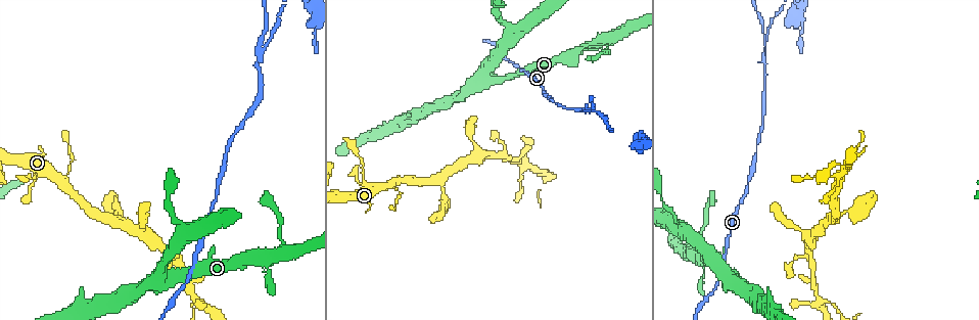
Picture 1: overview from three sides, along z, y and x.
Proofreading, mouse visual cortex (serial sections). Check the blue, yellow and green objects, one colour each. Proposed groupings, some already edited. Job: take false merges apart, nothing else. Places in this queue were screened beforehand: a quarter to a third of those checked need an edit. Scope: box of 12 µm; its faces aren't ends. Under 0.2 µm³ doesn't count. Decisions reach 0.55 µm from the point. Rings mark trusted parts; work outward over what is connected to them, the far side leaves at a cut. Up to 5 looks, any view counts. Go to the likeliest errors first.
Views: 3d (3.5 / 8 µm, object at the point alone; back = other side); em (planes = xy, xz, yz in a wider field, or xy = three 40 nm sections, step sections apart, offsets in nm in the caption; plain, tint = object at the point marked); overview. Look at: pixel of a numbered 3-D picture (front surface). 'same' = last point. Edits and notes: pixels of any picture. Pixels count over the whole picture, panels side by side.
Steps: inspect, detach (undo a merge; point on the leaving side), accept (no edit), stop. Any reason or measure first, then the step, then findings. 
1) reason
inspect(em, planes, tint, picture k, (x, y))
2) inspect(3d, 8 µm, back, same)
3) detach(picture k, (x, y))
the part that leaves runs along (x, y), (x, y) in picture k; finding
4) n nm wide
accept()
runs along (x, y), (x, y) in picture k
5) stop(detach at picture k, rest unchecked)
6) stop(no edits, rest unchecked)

three-way junction
inspect(3d, 3.5 µm, picture 1, (763, 51))

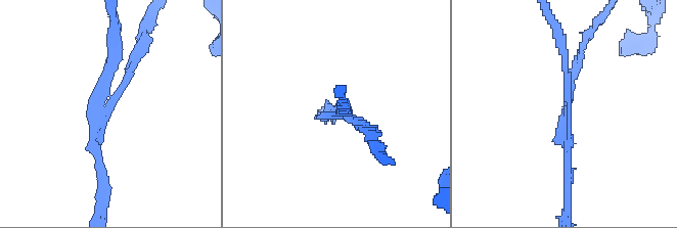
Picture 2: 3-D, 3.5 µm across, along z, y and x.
3 arms; arms of 100, 150, 150 nm
inspect(em, planes, tint, picture 2, (567, 109))

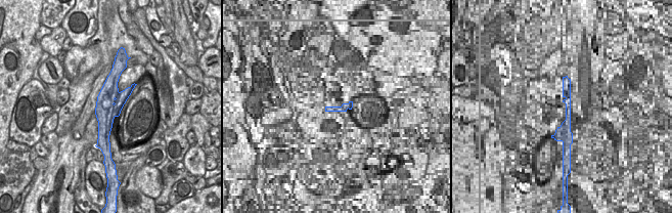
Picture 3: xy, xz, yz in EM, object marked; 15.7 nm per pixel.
detach(picture 2, (577, 59))
the part that leaves runs along (105, 107), (128, 73), (146, 26) in picture 2; two cells meet here

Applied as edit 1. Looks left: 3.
inspect(overview)

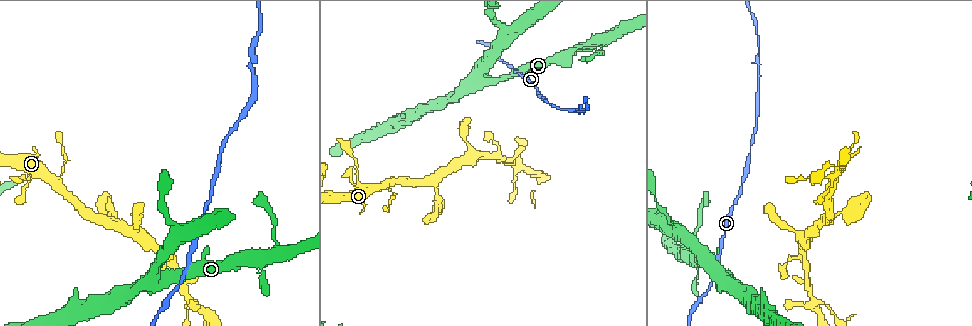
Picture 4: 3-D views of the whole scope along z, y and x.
inspect(3d, 3.5 µm, picture 4, (516, 167))

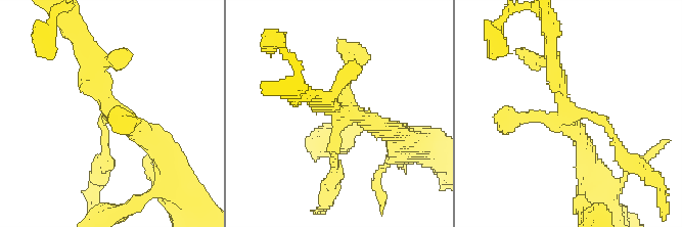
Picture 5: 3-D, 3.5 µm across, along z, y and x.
inspect(em, xy, step 1, tint, picture 5, (107, 111))

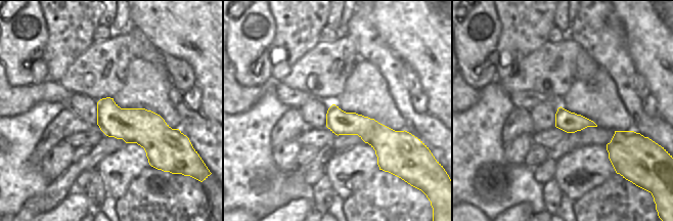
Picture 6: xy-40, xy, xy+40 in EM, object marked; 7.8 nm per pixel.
accept()
runs along (329, 113), (380, 138), (401, 138) in picture 6; all the same cell

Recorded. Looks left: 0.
stop(detach at picture 2, rest unchecked)

